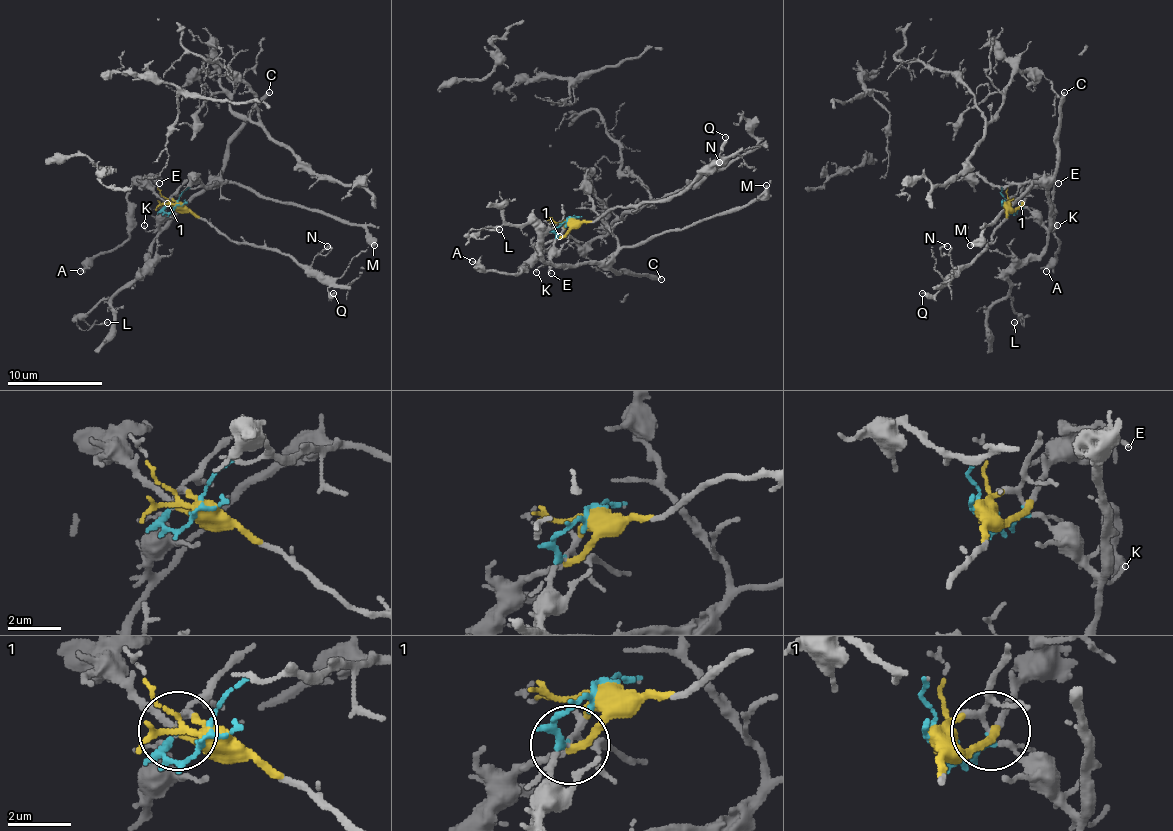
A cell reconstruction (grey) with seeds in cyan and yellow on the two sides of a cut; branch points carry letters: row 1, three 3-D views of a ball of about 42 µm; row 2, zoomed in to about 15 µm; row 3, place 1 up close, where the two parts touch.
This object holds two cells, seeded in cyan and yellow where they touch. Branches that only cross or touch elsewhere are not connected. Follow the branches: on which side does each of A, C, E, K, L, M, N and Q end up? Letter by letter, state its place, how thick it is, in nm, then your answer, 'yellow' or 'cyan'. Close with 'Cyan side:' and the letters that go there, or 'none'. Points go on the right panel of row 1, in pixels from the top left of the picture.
A: at (1046, 271); 150 nm thick; yellow
C: at (1064, 92); 320 nm thick; cyan
E: at (1058, 183); 130 nm thick; yellow
K: at (1057, 225); 100 nm thick; cyan
L: at (1014, 322); 130 nm thick; cyan
M: at (970, 245); 400 nm thick; cyan
N: at (947, 246); 130 nm thick; yellow
Q: at (922, 293); 240 nm thick; yellow
Cyan side: C, K, L, M

